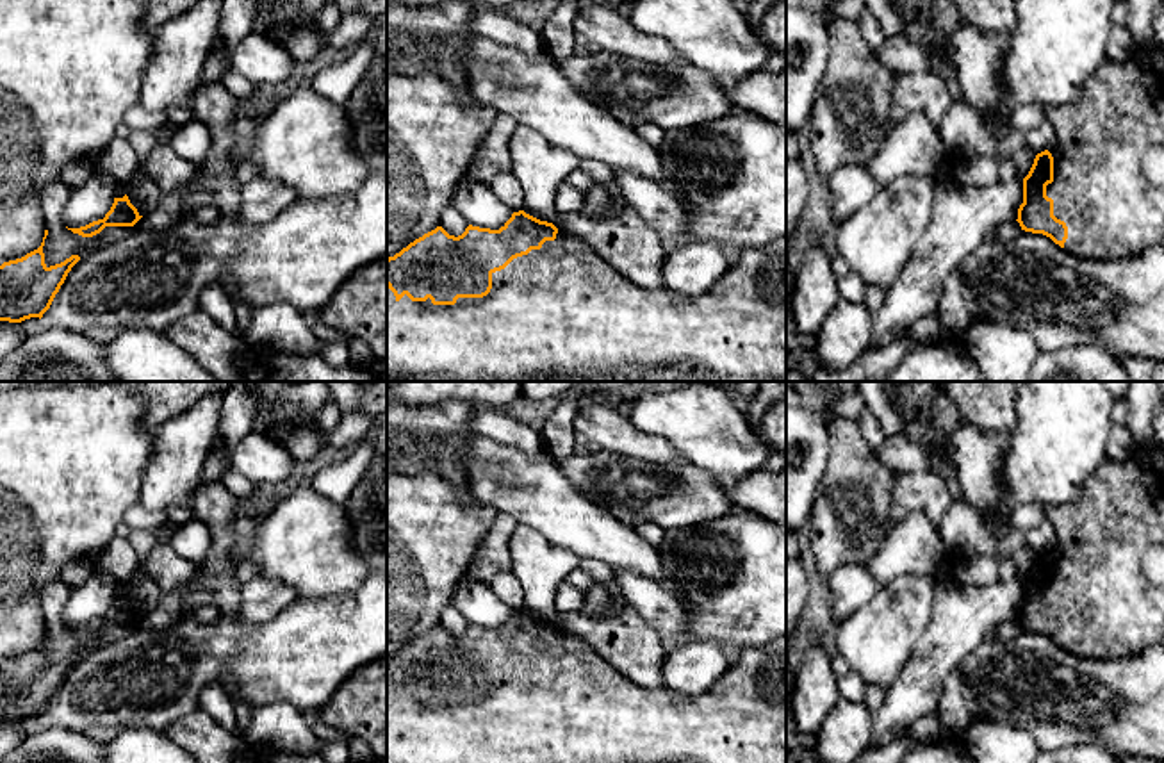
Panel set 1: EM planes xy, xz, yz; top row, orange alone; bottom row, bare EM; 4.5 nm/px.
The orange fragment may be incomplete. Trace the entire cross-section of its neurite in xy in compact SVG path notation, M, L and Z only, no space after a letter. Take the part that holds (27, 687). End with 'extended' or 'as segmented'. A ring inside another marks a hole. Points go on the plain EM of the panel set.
M45 629L37 649L0 665L0 720L41 718L68 672L80 660L78 654L71 654L64 661L48 667L43 652L46 635L48 629Z | as segmented

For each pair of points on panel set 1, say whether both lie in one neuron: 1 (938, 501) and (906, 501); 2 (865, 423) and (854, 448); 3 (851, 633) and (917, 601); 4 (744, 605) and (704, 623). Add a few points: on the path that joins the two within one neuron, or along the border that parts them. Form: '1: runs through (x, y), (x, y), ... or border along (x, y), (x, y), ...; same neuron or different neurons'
1: runs through (931, 501), (913, 501); same neuron
2: border along (856, 423), (867, 446), (876, 455); different neurons
3: runs through (867, 633), (879, 633), (901, 612); same neuron
4: runs through (735, 605), (726, 605), (713, 617); same neuron

